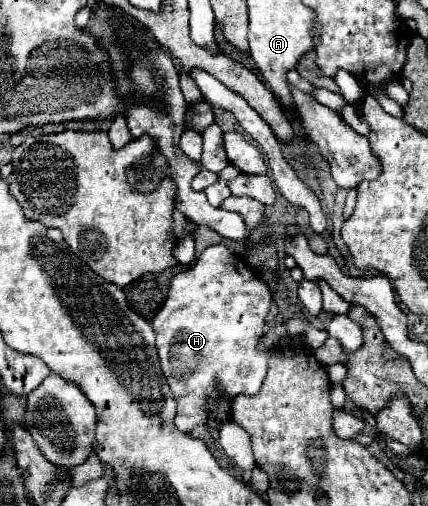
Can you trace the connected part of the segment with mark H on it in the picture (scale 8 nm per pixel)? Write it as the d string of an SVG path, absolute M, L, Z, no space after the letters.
M224 244L208 246L192 268L172 278L168 298L150 324L156 332L156 348L162 362L162 372L178 404L174 418L178 430L192 432L194 428L204 426L208 422L204 404L208 400L222 400L224 396L218 392L222 388L228 394L248 394L248 396L260 390L268 370L268 354L260 348L260 340L266 334L264 324L270 304L272 294L258 276L258 272L248 268L246 262L236 254L232 254Z

